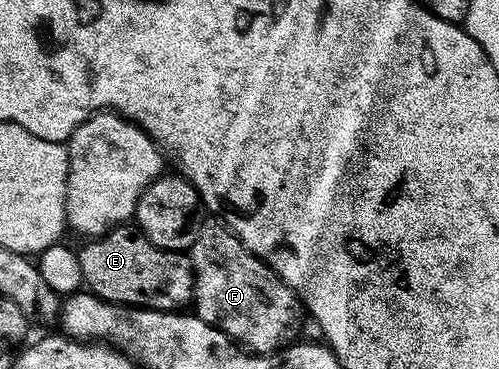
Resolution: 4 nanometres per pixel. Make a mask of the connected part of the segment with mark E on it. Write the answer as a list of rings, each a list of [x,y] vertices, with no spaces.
[[[125,223],[117,225],[101,237],[93,237],[83,242],[84,246],[76,249],[78,255],[78,267],[82,267],[83,288],[103,301],[112,305],[122,305],[133,309],[160,309],[163,313],[183,310],[193,304],[192,292],[194,283],[194,271],[192,259],[187,252],[179,249],[163,249],[150,239],[138,227]]]

